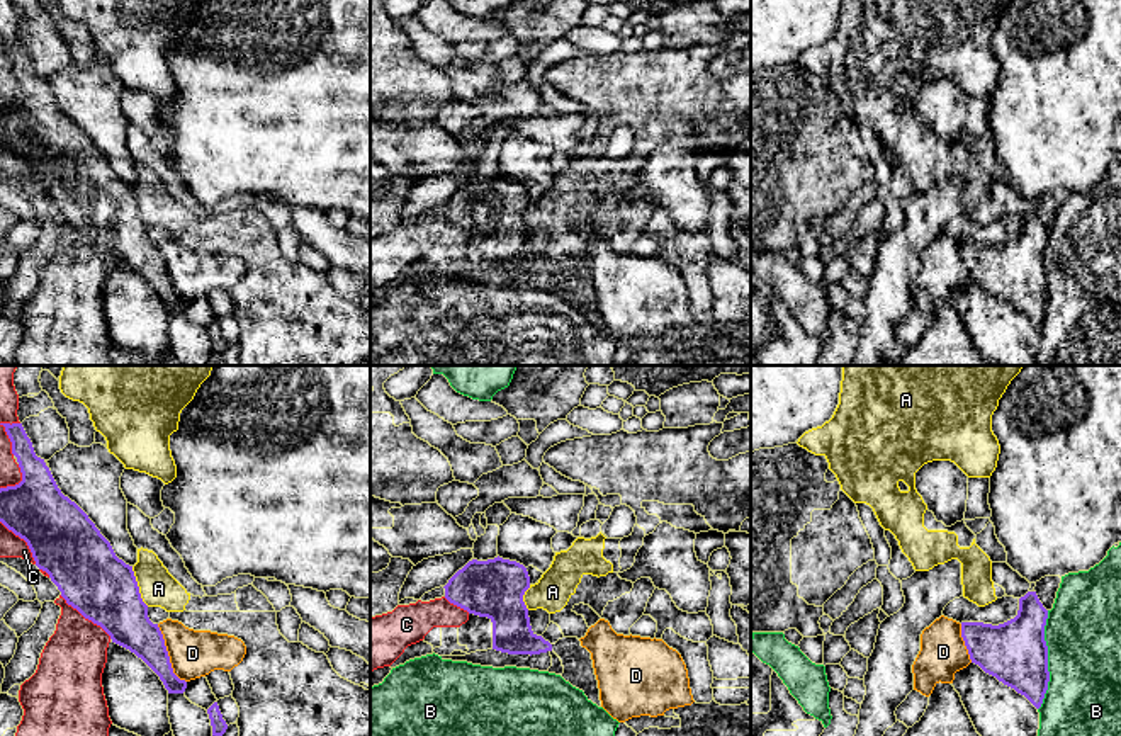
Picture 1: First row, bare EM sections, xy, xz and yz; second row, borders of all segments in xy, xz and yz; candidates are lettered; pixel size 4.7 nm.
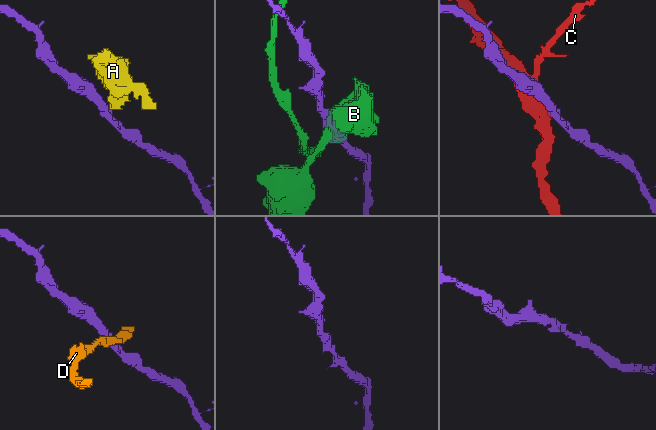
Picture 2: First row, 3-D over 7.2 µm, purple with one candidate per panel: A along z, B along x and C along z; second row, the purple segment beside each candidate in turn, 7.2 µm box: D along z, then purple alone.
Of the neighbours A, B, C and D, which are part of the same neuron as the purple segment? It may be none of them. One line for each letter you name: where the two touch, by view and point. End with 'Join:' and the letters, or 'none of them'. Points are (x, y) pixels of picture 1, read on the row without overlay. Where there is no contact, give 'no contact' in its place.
Join: none of them

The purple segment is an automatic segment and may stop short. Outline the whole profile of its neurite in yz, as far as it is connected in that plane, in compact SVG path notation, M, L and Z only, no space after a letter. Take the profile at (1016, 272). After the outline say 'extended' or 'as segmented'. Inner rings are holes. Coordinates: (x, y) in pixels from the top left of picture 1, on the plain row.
M1036 211L1019 218L1017 235L1004 243L961 241L972 282L1024 314L1036 328L1048 309L1048 229Z | as segmented

